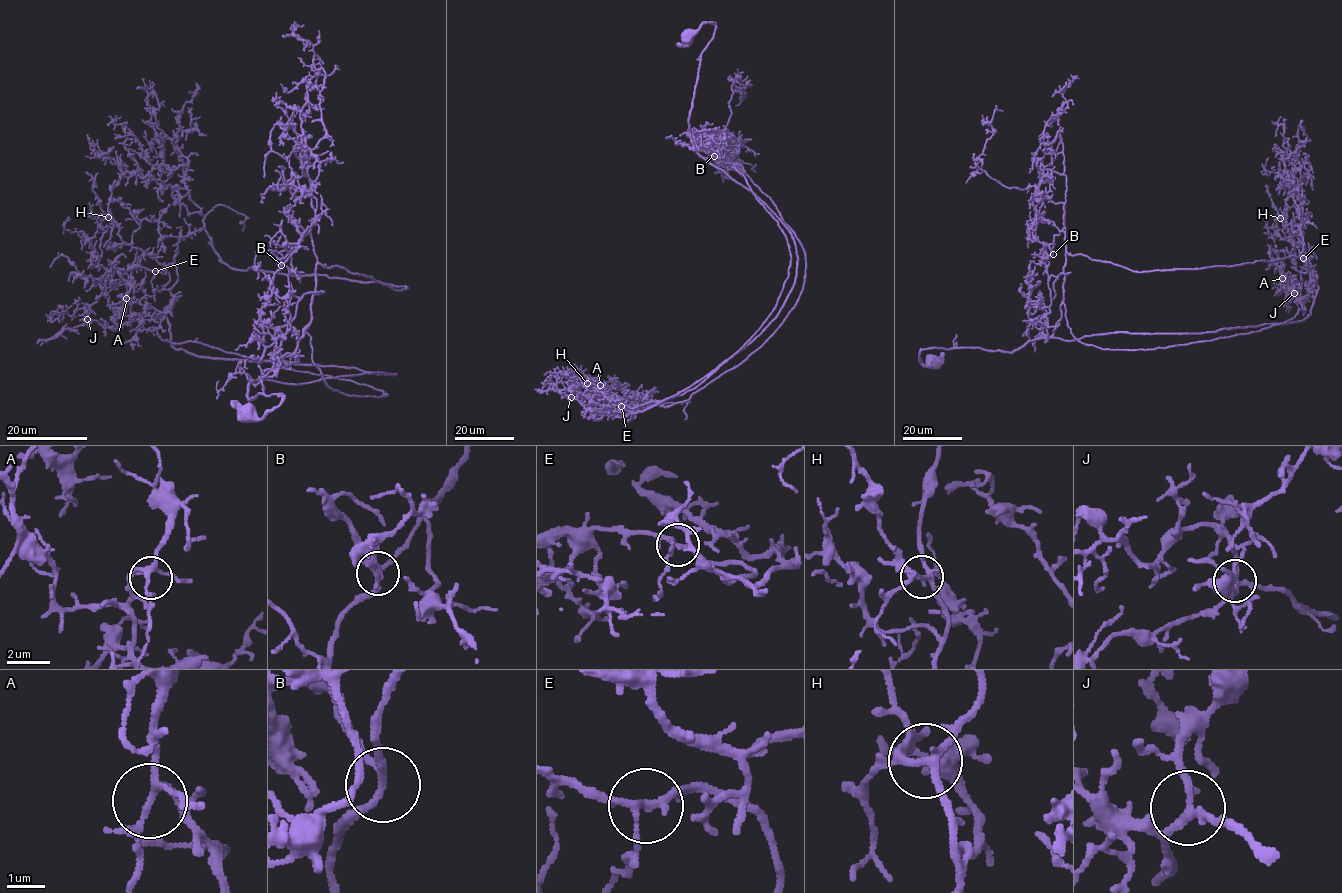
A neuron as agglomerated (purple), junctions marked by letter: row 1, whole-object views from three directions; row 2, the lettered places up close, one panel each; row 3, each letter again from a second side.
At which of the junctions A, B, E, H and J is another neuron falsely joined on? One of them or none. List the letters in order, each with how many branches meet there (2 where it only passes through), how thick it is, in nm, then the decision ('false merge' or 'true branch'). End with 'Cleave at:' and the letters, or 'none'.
A: 4 branches meet; 180 nm thick; true branch
B: 3 branches meet; 180 nm thick; true branch
E: 4 branches meet; 180 nm thick; true branch
H: 4 branches meet; 220 nm thick; true branch
J: 4 branches meet; 200 nm thick; true branch
Cleave at: none

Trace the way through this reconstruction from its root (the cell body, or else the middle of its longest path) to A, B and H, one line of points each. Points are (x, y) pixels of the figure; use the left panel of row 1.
A: (247, 413), (279, 404), (247, 386), (305, 333), (332, 389), (387, 394), (164, 341), (126, 298)
B: (247, 413), (279, 404), (281, 394), (249, 400), (247, 386), (294, 351), (311, 321), (310, 234), (281, 265)
H: (247, 413), (283, 397), (249, 400), (252, 380), (396, 374), (176, 349), (177, 267), (111, 247), (108, 217)

